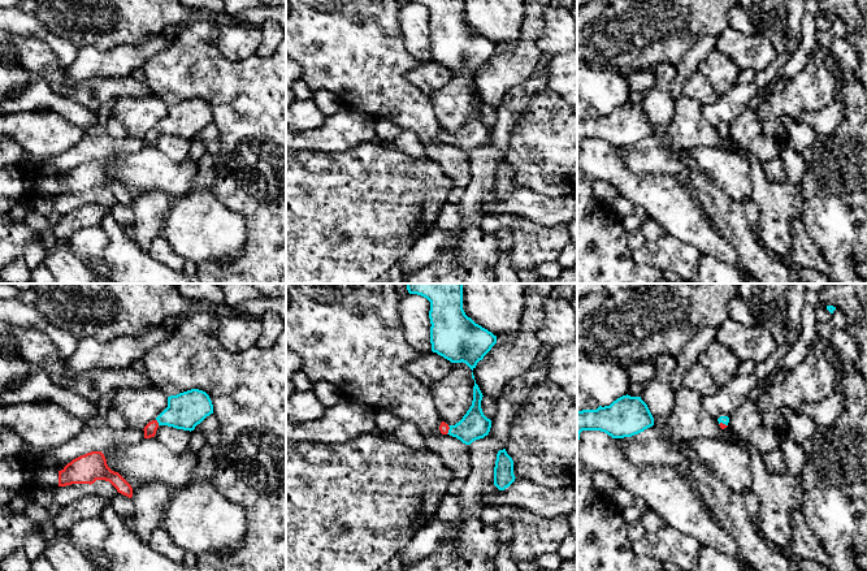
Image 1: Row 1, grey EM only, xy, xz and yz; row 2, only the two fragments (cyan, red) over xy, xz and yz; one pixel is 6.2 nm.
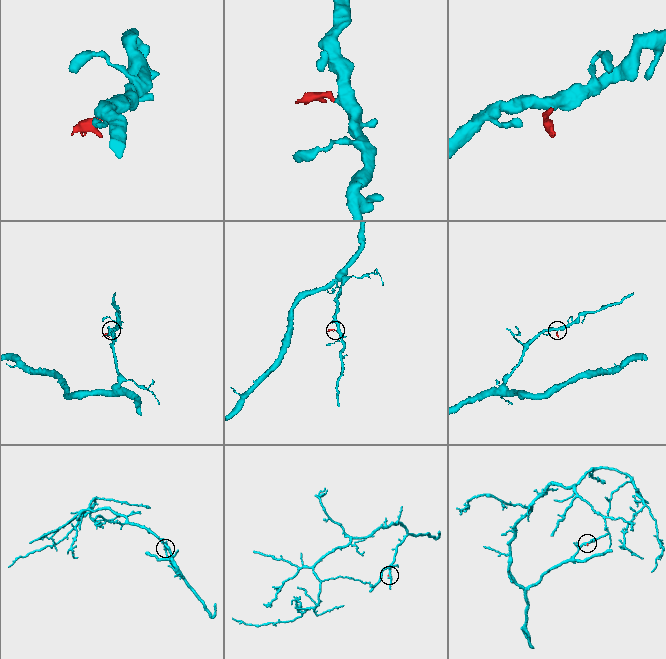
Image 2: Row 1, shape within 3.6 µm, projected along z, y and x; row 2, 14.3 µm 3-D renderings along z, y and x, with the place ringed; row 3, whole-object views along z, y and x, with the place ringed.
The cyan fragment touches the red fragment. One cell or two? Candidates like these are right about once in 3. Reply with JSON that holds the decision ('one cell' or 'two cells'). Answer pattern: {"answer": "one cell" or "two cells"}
{"answer": "one cell"}

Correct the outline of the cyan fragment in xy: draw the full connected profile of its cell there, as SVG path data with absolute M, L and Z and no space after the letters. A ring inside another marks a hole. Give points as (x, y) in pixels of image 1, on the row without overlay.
M191 98L170 104L168 105L168 116L144 135L144 147L155 146L160 134L191 140L211 122L213 122L213 113L203 99Z

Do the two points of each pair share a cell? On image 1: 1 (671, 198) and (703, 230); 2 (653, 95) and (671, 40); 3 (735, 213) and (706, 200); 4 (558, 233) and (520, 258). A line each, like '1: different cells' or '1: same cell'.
1: same cell
2: different cells
3: same cell
4: same cell

